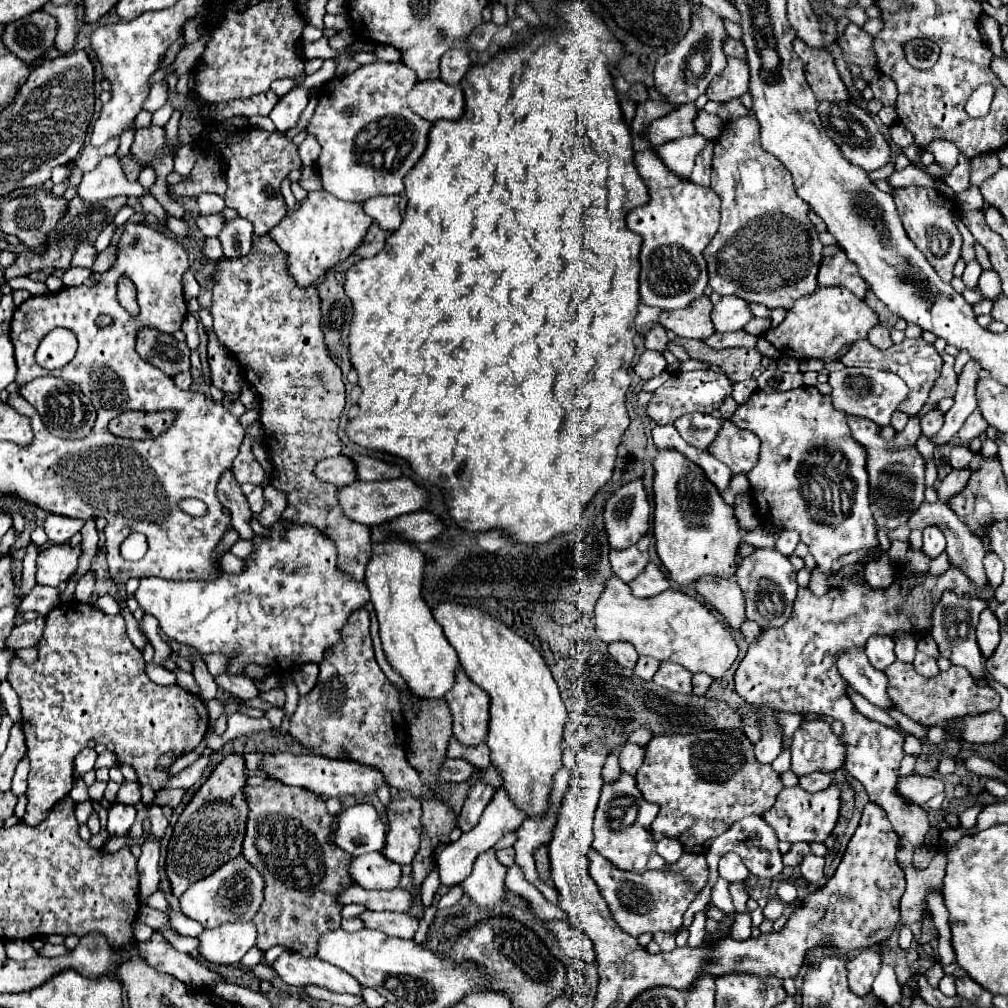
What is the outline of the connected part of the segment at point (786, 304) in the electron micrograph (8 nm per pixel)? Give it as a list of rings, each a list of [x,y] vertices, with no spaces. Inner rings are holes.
[[[742,116],[734,122],[730,122],[730,126],[726,126],[720,134],[720,138],[716,140],[716,148],[714,148],[714,158],[712,158],[712,184],[710,188],[720,196],[722,200],[722,206],[720,206],[720,228],[718,232],[714,234],[712,242],[704,248],[704,260],[708,264],[708,284],[714,288],[714,292],[718,292],[720,296],[738,296],[746,302],[756,302],[756,304],[764,304],[766,308],[774,310],[774,308],[784,308],[784,310],[790,310],[794,306],[794,302],[806,294],[812,294],[818,288],[816,284],[816,274],[818,274],[818,266],[822,262],[822,242],[818,240],[818,232],[814,226],[810,226],[810,220],[808,220],[808,210],[810,206],[806,206],[806,202],[802,202],[802,198],[798,198],[796,190],[794,190],[794,184],[792,184],[792,178],[790,178],[790,172],[772,156],[772,154],[766,154],[760,146],[760,130],[758,130],[758,122],[756,118],[752,116]]]

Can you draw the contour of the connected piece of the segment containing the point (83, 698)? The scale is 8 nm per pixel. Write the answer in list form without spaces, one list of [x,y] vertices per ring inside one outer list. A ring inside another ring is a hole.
[[[74,600],[60,602],[46,616],[46,626],[36,648],[38,660],[34,664],[26,664],[16,656],[8,670],[8,682],[16,690],[22,706],[22,726],[30,758],[26,790],[28,806],[24,814],[28,826],[38,826],[50,814],[54,804],[68,796],[72,790],[72,762],[76,754],[86,748],[88,740],[114,744],[118,760],[130,764],[136,770],[140,784],[150,784],[154,790],[160,790],[170,780],[166,770],[156,768],[158,758],[164,752],[174,752],[180,758],[202,742],[208,730],[208,710],[204,702],[180,686],[160,686],[146,676],[142,650],[130,642],[122,614],[108,616],[92,604],[80,604]],[[32,770],[42,776],[44,782],[32,782]]]

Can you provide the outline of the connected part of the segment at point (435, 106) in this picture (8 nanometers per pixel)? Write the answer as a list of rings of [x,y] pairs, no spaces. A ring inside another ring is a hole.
[[[434,80],[434,82],[418,82],[414,86],[414,90],[408,94],[408,104],[410,110],[418,116],[422,116],[428,122],[436,122],[436,120],[458,120],[464,114],[464,92],[460,86],[450,86],[442,80]]]

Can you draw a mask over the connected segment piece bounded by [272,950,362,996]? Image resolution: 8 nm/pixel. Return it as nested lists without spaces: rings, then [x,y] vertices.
[[[286,950],[282,956],[278,956],[272,964],[278,978],[282,978],[290,986],[320,986],[334,992],[348,992],[360,996],[360,982],[354,982],[344,970],[338,970],[338,966],[330,966],[328,962],[322,962],[318,958],[304,958],[298,952]]]

